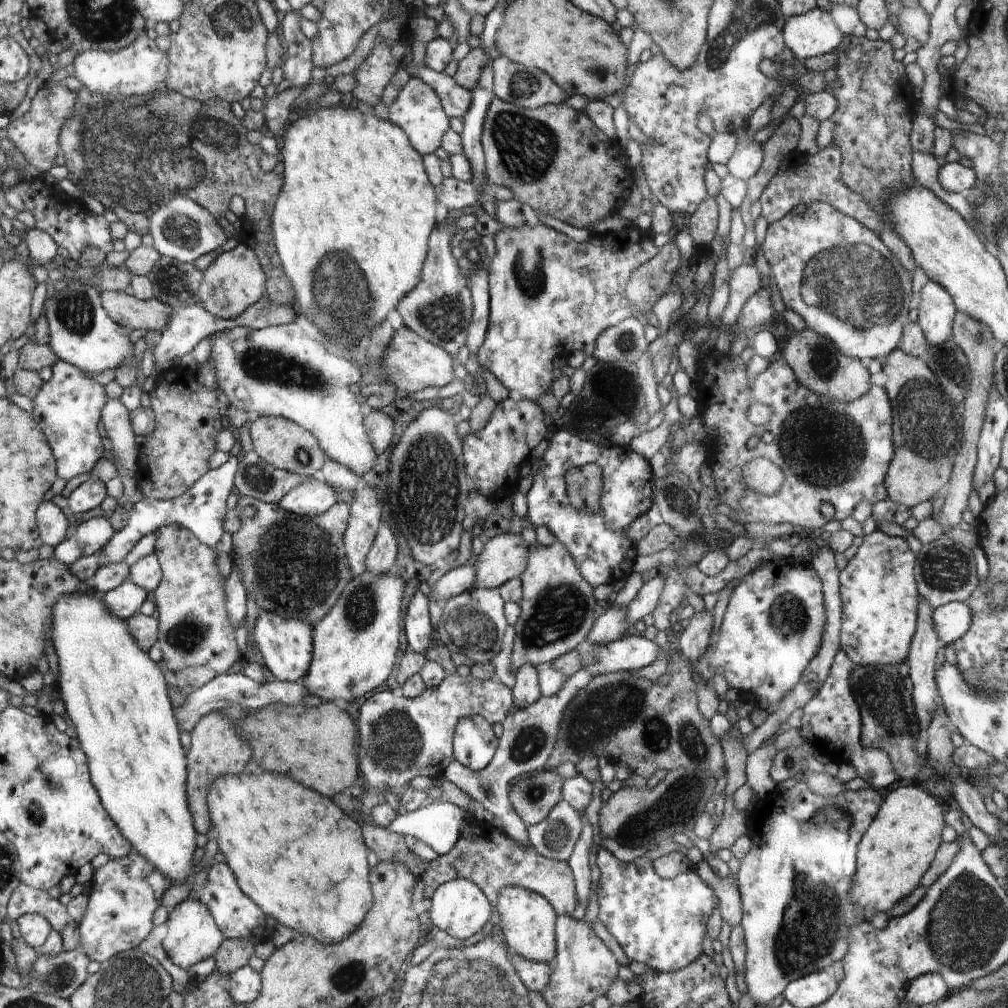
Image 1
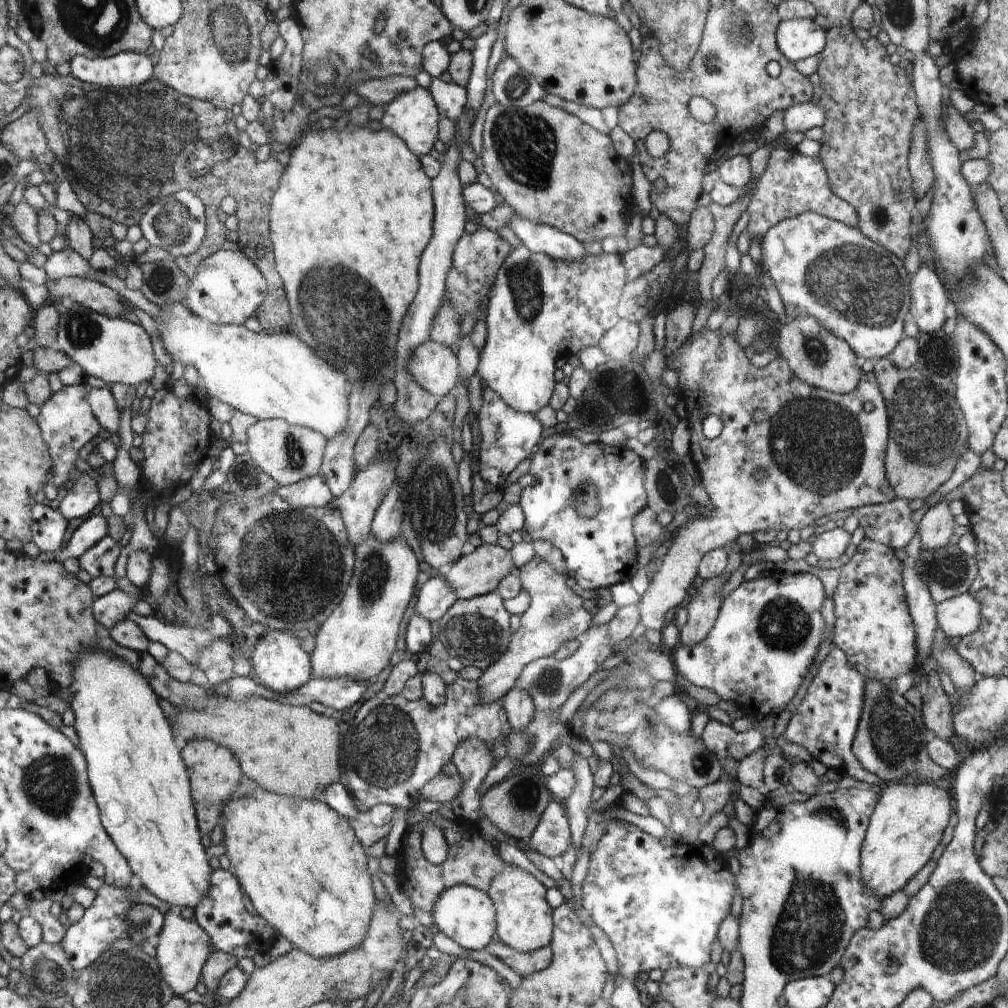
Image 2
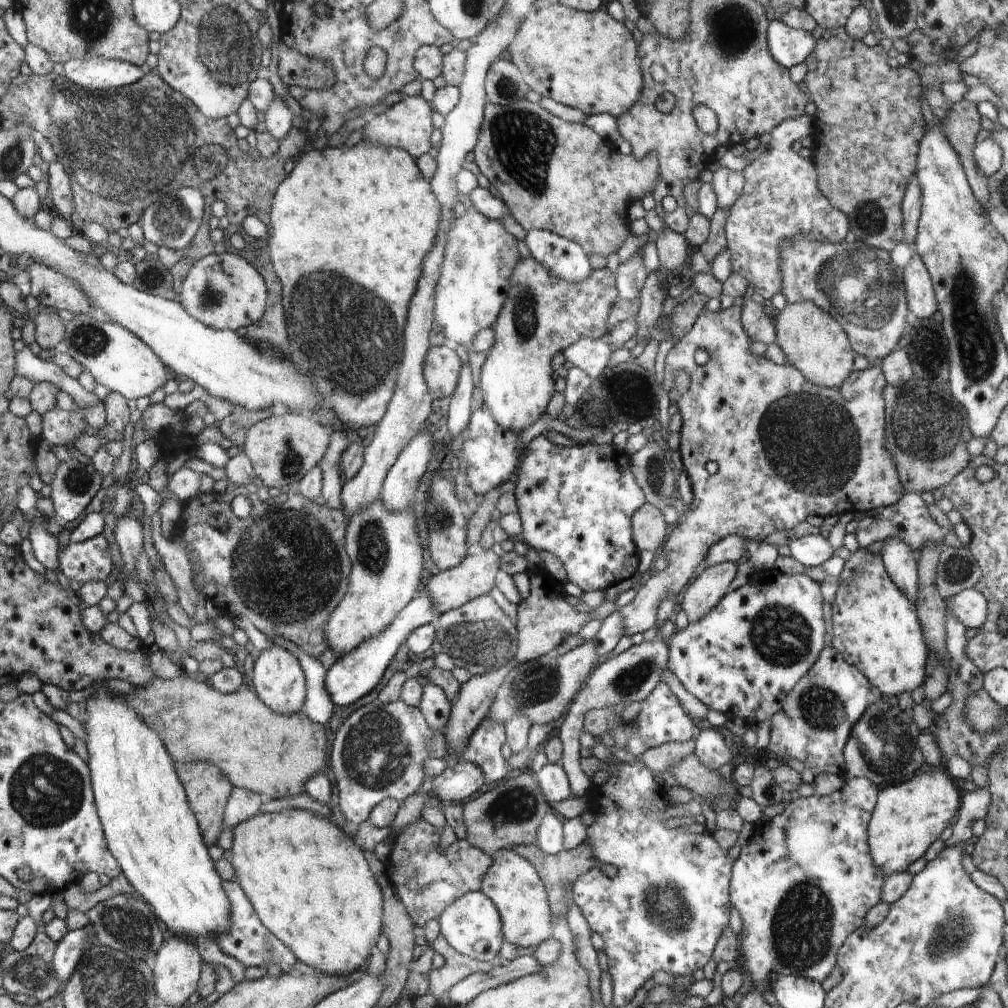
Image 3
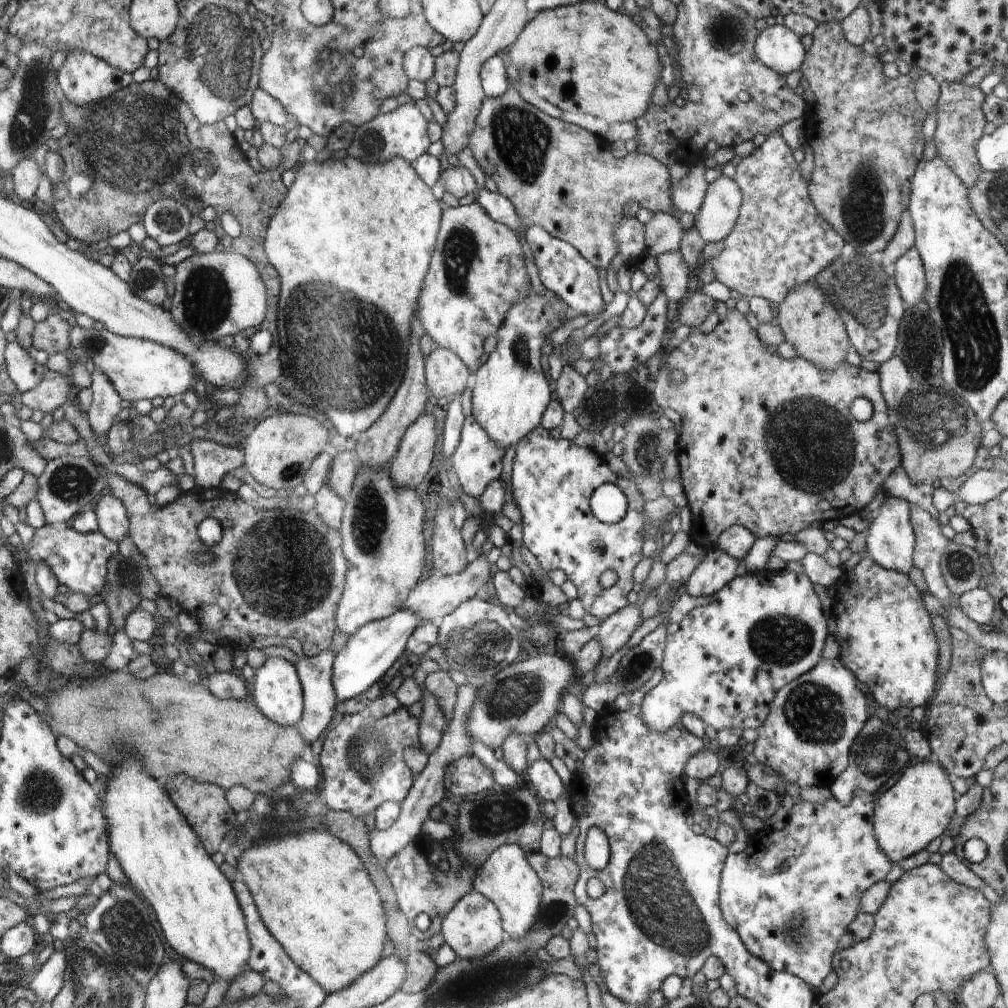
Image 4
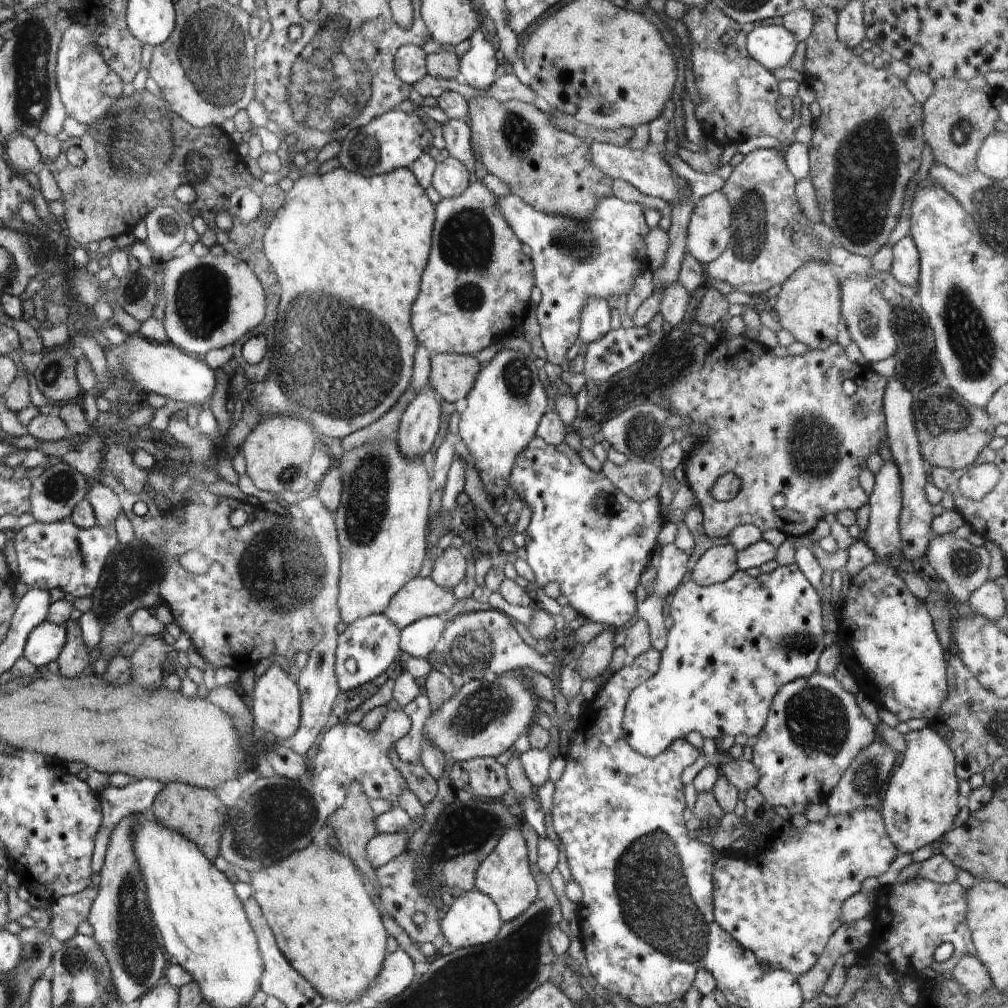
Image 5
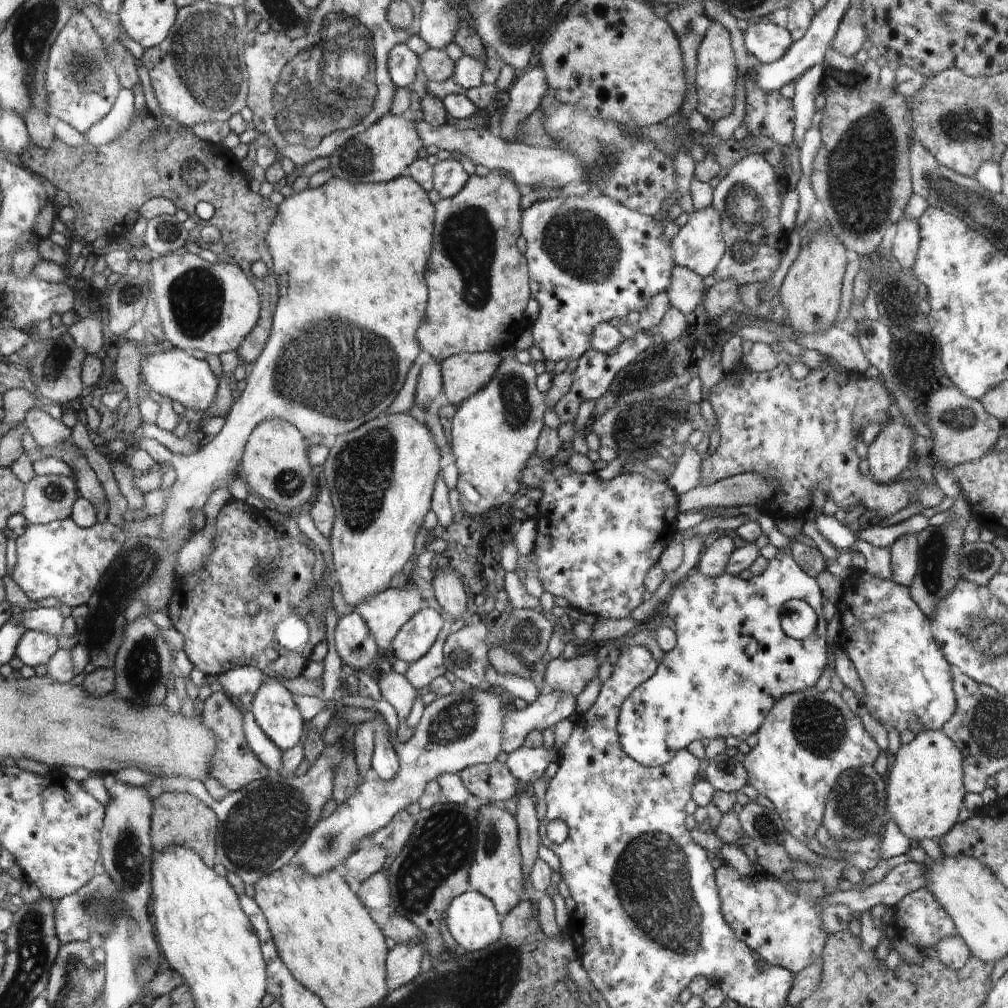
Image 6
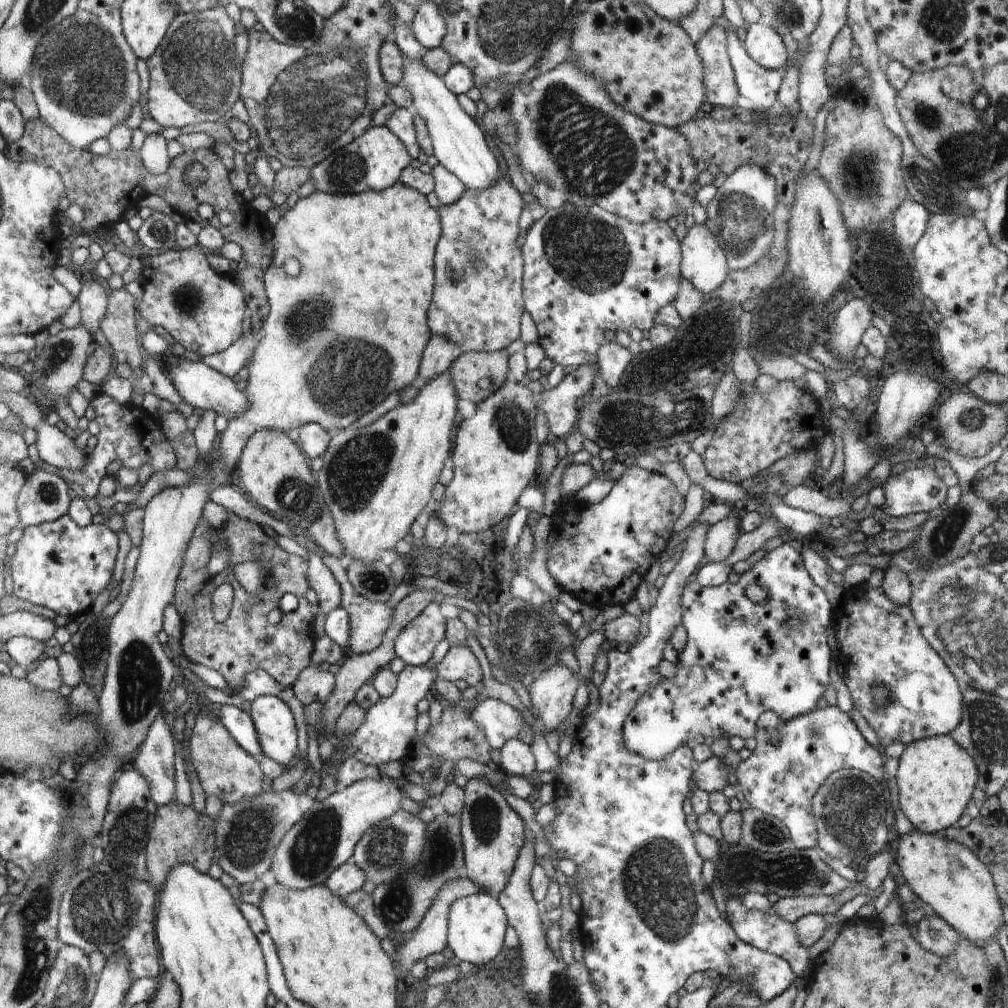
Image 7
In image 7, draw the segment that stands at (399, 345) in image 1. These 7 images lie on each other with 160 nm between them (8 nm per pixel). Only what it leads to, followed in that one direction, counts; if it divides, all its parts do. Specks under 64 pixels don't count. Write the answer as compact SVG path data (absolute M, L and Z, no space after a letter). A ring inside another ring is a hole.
M502 349L462 353L449 371L458 398L478 404L488 399L505 383L508 352Z

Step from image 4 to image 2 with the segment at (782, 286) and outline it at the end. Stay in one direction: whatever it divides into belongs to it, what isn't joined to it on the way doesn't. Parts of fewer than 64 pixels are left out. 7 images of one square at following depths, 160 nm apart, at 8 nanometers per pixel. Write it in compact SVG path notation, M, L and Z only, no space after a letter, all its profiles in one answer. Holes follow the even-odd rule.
M816 100L791 106L784 114L785 129L805 133L812 127L821 127L826 122L824 109ZM774 148L747 206L750 222L746 229L748 229L751 239L754 237L761 239L769 228L781 220L808 211L817 212L850 225L852 228L859 226L859 214L856 210L832 192L826 169L818 156L807 157L795 149Z

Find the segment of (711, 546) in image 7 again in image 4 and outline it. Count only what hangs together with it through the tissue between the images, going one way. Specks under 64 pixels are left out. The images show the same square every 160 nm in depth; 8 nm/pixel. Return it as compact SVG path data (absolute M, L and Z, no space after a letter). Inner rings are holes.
M719 547L708 550L684 584L683 591L690 596L712 596L737 576L741 562L725 554Z

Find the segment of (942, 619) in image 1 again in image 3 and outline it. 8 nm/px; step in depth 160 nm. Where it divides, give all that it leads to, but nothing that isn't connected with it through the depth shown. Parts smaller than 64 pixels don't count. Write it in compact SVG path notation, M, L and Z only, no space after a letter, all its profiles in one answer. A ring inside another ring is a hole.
M974 588L962 590L956 596L946 600L948 610L956 620L960 620L966 629L980 629L988 614L988 600Z

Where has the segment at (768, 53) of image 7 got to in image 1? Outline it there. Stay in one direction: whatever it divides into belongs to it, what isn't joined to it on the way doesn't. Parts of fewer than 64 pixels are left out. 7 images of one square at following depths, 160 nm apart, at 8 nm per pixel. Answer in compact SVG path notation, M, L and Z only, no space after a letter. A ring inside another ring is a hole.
M819 7L810 12L787 18L782 32L786 46L801 61L834 51L844 35L837 24L834 24L831 13L821 10Z

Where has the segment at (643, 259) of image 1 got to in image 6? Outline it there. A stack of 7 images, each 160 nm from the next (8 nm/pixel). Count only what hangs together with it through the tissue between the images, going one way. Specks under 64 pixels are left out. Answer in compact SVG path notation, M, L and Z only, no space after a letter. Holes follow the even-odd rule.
M514 357L504 359L498 372L478 392L460 405L453 413L450 428L452 454L456 458L458 481L456 490L460 494L460 506L468 516L482 516L484 512L497 510L520 490L520 472L524 474L536 450L536 440L542 431L544 416L544 394L536 388L536 372L529 364L520 364Z

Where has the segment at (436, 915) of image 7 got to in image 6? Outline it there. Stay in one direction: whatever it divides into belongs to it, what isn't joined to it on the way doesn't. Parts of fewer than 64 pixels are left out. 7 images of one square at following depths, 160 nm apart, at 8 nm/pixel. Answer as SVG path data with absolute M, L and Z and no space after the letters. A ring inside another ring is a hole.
M423 943L396 944L386 959L388 992L409 984L421 971L421 961L426 952Z

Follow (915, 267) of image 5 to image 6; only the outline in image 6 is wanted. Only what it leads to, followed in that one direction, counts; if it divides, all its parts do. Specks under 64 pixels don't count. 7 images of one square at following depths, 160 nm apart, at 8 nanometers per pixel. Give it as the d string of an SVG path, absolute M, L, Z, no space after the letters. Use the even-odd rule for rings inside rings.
M905 217L898 220L896 225L898 231L892 246L892 254L900 262L900 268L908 270L915 264L920 243L920 226L918 226L918 220Z

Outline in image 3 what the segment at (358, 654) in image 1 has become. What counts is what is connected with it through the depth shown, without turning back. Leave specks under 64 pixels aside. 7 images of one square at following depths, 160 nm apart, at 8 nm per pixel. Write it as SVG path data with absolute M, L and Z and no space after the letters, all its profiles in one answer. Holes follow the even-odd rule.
M381 496L366 504L350 518L350 536L345 537L345 548L350 548L352 574L349 576L350 596L342 600L342 608L333 612L326 624L329 649L337 657L350 654L364 640L386 630L402 608L411 602L422 580L422 548L414 530L414 512L392 512Z

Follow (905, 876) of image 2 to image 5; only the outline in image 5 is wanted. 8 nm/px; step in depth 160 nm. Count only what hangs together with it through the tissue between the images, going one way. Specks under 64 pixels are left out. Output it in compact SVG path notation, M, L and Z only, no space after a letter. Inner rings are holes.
M928 726L909 732L904 738L904 759L890 778L881 806L886 834L903 854L926 845L935 846L954 823L962 804L956 758L946 740Z

